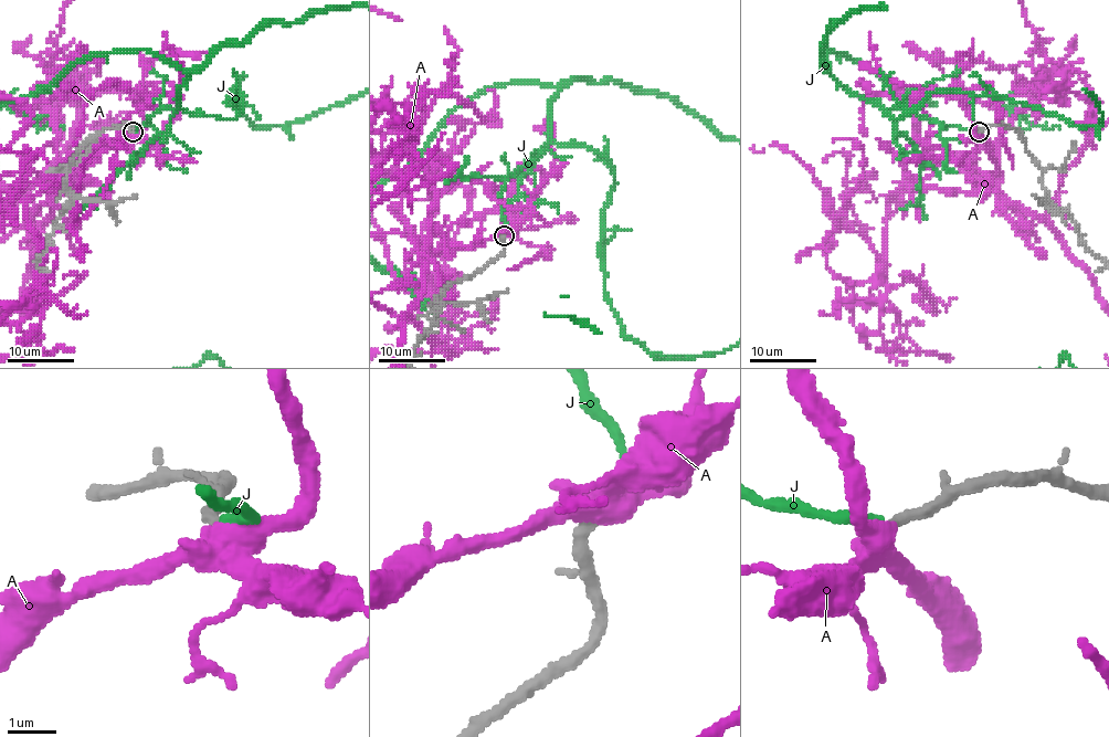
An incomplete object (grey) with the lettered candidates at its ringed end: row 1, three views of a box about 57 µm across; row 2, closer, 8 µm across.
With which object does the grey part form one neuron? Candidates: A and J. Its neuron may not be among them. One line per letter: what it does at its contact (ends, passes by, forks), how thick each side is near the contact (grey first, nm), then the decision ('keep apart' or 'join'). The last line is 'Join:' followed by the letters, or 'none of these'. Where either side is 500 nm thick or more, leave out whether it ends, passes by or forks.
A: it forks | 260/440 nm | keep apart
J: it ends | 240/240 nm | join
Join: J

